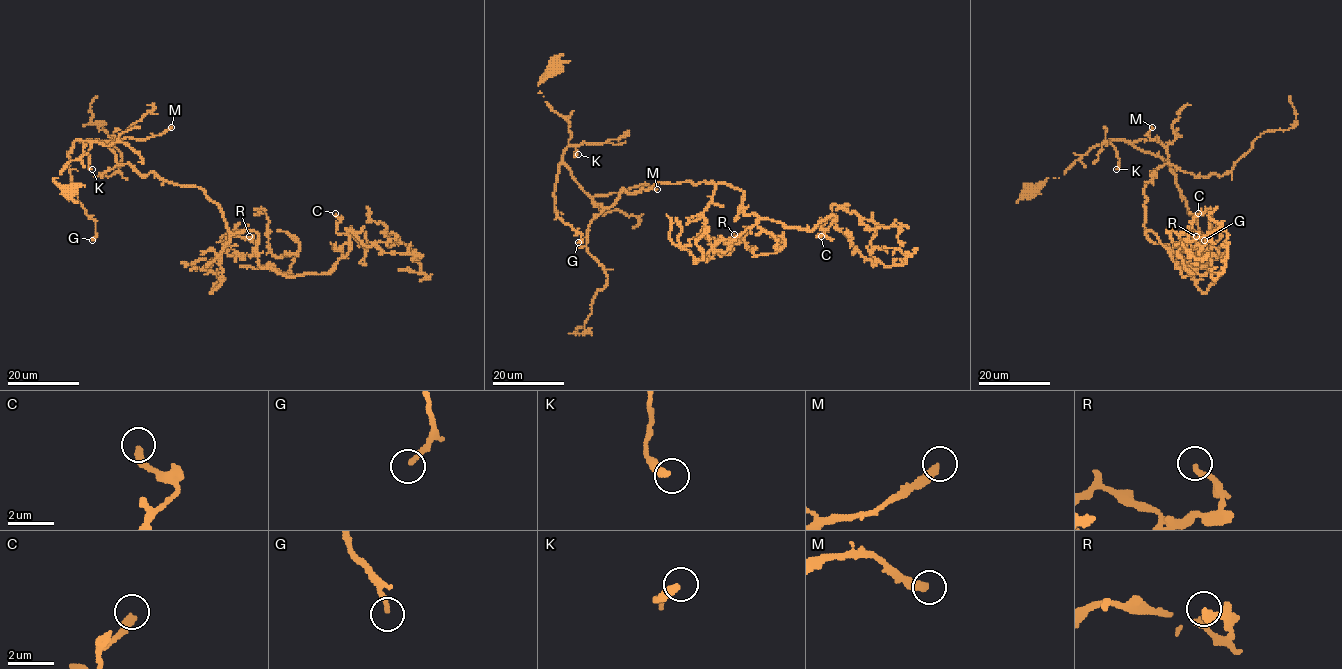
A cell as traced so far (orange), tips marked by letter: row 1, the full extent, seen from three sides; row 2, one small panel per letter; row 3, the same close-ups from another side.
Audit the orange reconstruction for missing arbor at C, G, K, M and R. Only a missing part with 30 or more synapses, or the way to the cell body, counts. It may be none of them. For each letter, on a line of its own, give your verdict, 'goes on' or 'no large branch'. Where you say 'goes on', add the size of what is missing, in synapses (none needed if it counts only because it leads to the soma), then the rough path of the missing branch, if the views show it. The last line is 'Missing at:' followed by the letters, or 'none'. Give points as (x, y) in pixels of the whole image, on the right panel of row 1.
C: no large branch
G: no large branch
K: no large branch
M: no large branch
R: no large branch
Missing at: none

